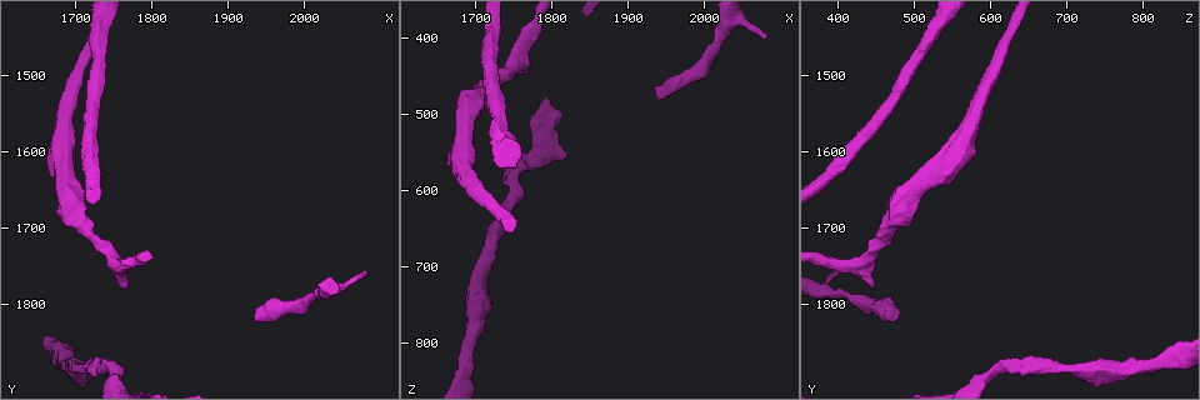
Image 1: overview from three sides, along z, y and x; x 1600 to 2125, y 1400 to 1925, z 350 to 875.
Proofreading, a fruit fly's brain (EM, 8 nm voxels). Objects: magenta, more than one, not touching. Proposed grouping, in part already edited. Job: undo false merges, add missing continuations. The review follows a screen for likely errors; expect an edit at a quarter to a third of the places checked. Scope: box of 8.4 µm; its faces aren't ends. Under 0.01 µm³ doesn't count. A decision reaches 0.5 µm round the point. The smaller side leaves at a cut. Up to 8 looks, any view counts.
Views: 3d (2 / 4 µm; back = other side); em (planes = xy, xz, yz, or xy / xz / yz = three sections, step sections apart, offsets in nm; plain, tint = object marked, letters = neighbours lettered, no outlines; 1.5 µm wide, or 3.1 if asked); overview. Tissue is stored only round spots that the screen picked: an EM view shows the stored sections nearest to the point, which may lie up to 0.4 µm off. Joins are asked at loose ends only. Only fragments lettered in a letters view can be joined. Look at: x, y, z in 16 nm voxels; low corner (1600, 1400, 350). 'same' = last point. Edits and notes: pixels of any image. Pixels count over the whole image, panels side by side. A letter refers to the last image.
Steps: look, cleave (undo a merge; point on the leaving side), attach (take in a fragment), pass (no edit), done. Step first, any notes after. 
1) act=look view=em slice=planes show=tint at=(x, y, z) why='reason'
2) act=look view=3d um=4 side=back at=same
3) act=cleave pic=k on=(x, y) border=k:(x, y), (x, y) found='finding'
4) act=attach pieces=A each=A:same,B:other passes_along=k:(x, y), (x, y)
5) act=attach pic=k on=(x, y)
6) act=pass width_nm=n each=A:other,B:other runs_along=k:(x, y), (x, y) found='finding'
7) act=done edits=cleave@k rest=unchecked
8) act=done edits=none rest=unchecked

act=look view=em slice=xz step=8 show=tint at=(2080, 1765, 395) why='thin end'

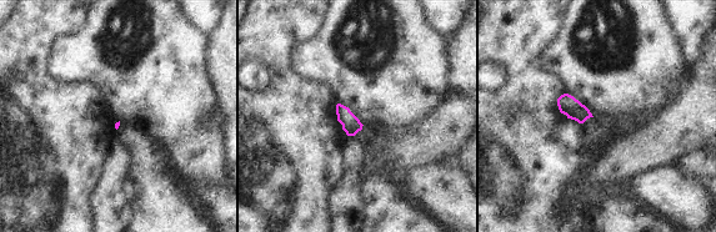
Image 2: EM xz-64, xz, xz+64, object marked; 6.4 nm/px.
act=look view=em slice=planes show=letters at=same why='cut it another way'

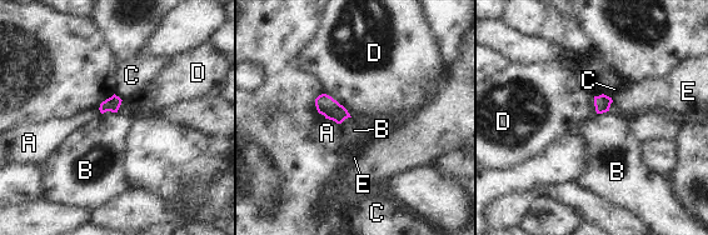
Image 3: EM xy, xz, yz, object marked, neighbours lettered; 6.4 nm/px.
act=pass each=A:other,B:other,C:other,D:other,E:other border=3:(116, 111), (104, 111), (101, 114) found='none of them fits'

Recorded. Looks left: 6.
act=look view=em slice=xy step=4 show=letters at=(1940, 1820, 475) why='free end'

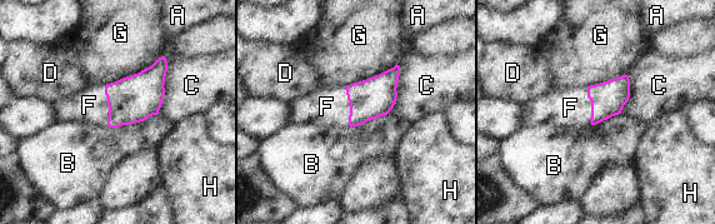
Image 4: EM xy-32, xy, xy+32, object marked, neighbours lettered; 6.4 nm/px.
act=look view=em slice=planes show=letters at=same why='another direction'

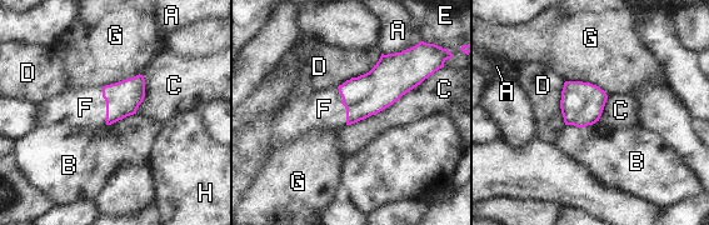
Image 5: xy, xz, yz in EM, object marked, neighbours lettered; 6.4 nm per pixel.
act=attach pieces=F longest_contact=C:600nm each=A:other,B:other,C:other,D:other,E:other,F:same,G:other,H:other passes_along=5:(369, 94), (343, 104), (324, 109) found='it goes on there'

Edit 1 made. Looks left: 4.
act=look view=overview

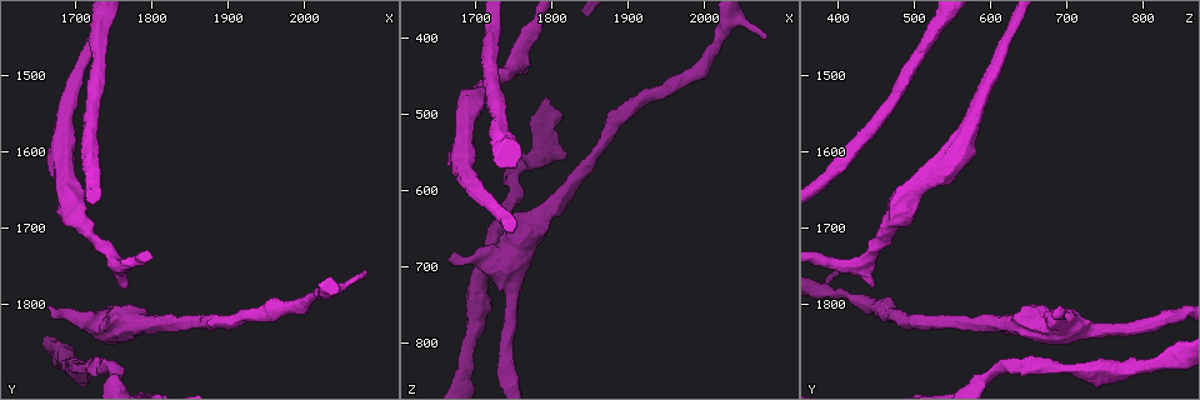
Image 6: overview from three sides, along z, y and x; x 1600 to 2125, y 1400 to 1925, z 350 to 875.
act=look view=em slice=planes show=letters at=(1765, 1775, 445) why='branch stops here'

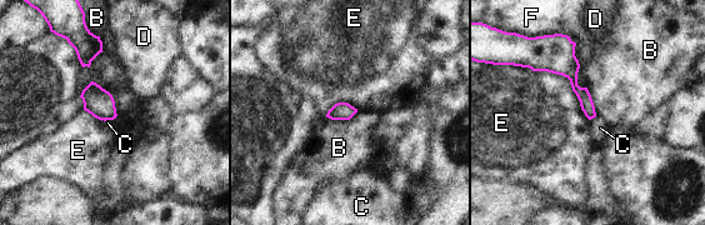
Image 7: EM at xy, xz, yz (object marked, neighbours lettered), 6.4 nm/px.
act=pass each=B:other,C:other,D:other,E:other,F:other border=7:(91, 80), (111, 95), (118, 115) found='none of them fits'

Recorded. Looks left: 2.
act=done edits=attach@5 rest=unchecked

